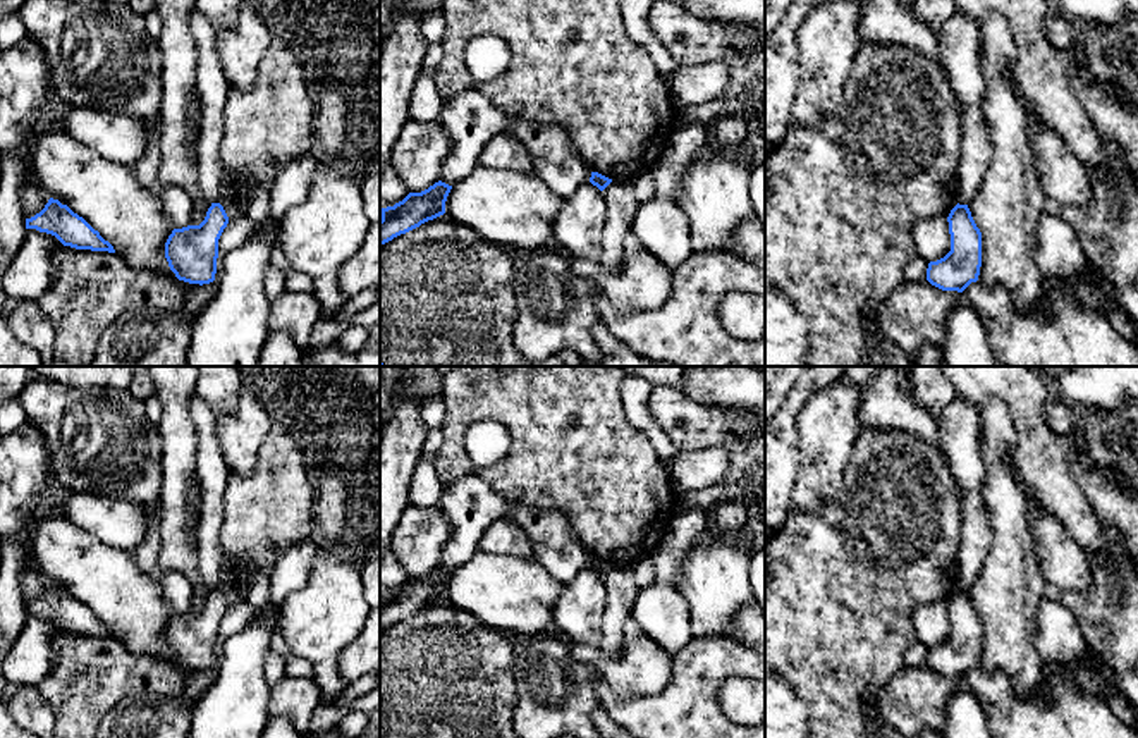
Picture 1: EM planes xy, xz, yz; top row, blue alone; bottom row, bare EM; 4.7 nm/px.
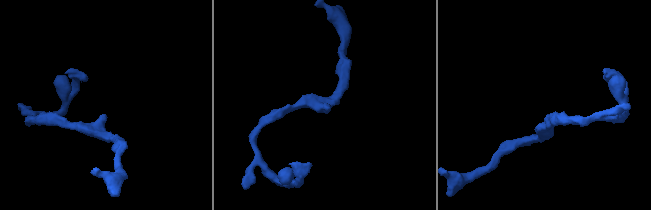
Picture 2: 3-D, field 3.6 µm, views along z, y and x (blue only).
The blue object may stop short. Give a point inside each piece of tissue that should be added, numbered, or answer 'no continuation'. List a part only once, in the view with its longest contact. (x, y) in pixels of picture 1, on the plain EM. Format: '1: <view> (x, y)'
no continuation

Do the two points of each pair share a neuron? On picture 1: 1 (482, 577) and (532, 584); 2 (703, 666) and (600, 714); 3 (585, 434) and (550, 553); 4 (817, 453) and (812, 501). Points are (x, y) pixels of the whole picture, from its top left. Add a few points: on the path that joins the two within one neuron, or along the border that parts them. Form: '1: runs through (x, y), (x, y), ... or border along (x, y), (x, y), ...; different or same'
1: runs through (494, 584), (520, 584); same
2: border along (602, 706), (614, 719); different
3: border along (523, 503), (533, 508), (557, 508), (585, 547); different
4: runs through (817, 465), (817, 484), (812, 489); same

